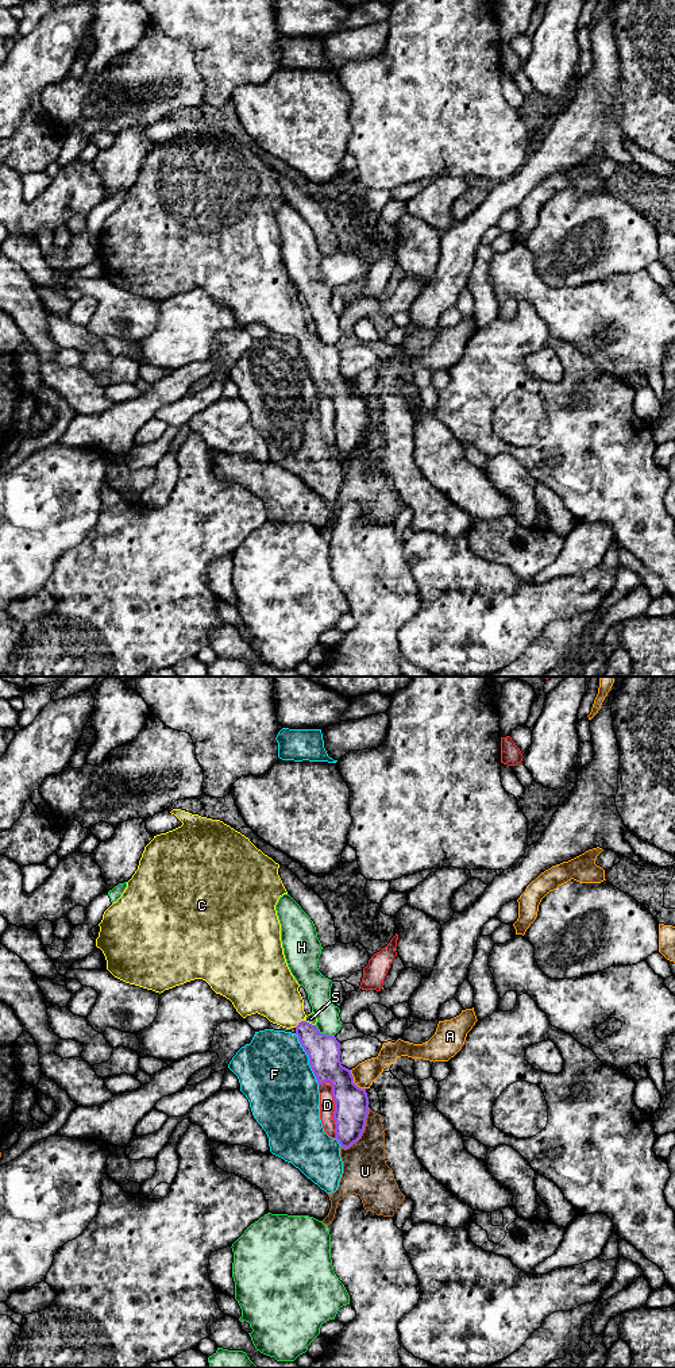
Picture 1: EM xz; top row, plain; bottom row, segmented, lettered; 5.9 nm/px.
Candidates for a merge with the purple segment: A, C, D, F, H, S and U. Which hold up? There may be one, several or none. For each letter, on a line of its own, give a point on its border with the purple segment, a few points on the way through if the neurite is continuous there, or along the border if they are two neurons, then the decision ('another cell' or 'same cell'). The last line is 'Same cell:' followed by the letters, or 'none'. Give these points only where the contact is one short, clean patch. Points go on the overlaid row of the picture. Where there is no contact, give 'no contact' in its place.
A: meets purple in xz at (353, 1082); border along xz (350, 1070), (354, 1082), (365, 1089); another cell
C: meets purple in xz at (299, 1022); runs through xz (323, 1051), (299, 1022), (272, 991); same cell
D: meets purple in xz at (335, 1109); another cell
F: meets purple in xz at (309, 1059); another cell
H: meets purple in xz at (323, 1033); another cell
S: meets purple in xz at (308, 1022); border along xz (304, 1020), (315, 1025); another cell
U: meets purple in xz at (362, 1132); another cell
Same cell: C

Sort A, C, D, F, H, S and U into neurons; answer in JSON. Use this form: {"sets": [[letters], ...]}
{"sets": [["A"], ["C"], ["D"], ["F"], ["H"], ["S"], ["U"]]}

